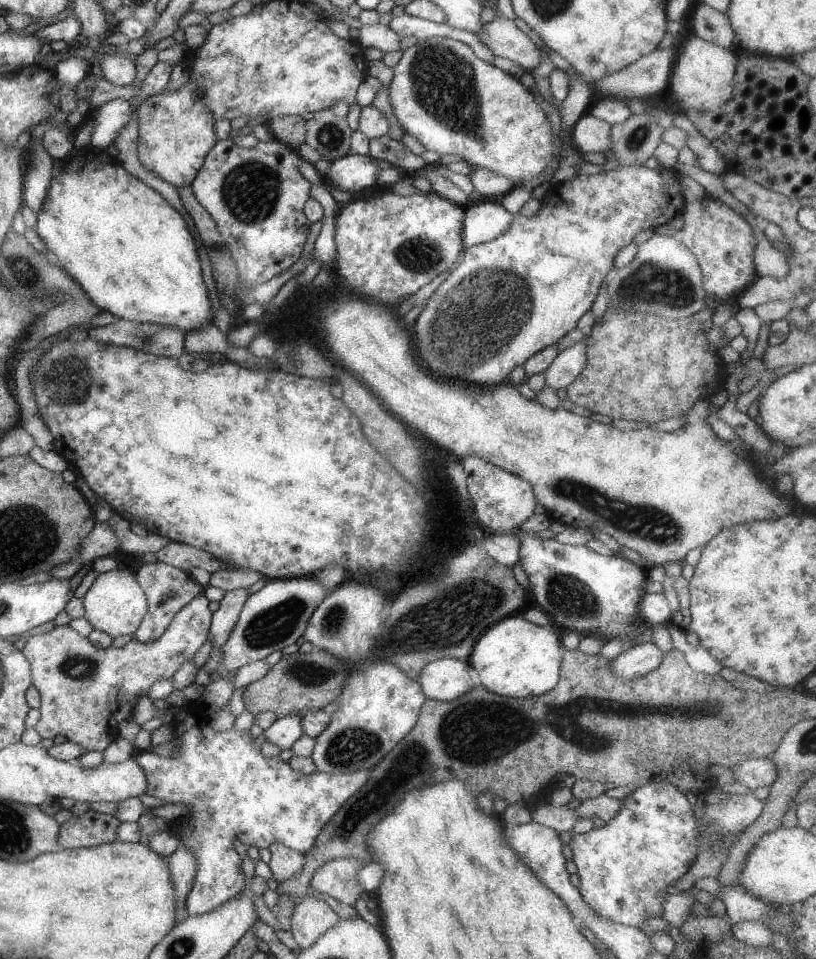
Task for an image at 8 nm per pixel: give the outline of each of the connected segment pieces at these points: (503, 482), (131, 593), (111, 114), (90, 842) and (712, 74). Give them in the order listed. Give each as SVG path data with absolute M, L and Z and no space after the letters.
M476 456L462 461L474 514L483 527L492 533L514 533L534 514L537 500L529 482Z
M112 569L99 574L83 598L85 617L94 629L107 632L114 639L134 634L148 610L148 600L137 576L126 569Z
M118 98L104 104L102 108L97 108L94 120L92 120L91 146L98 149L105 149L112 145L116 134L126 126L126 122L130 120L133 106L124 100Z
M89 809L83 814L72 817L60 825L58 845L72 850L80 847L95 847L116 841L116 830L120 820L107 813Z
M694 35L679 47L669 82L670 94L680 110L711 110L732 98L737 57L730 50Z

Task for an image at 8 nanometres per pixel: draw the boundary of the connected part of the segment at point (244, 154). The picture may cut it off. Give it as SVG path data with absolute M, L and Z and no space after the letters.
M229 137L214 143L191 184L194 196L214 218L226 248L236 261L242 288L256 288L258 284L268 282L301 258L311 225L304 214L304 205L311 197L312 188L312 184L298 170L302 160L298 150L282 144L276 138L268 142L259 141L253 148L243 148Z

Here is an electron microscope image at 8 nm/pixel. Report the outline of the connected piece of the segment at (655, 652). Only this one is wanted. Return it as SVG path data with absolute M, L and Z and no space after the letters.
M646 641L620 654L610 662L612 674L624 680L646 676L656 670L664 658L664 652L654 643Z

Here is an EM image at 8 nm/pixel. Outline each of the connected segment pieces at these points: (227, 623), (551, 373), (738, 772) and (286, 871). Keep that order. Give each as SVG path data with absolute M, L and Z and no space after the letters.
M247 588L226 591L224 598L220 601L220 607L211 618L208 640L210 640L212 648L222 650L224 644L228 642L248 596Z
M590 332L585 334L578 344L571 348L559 351L554 362L543 372L546 385L554 390L560 390L567 388L575 378L578 378L586 364L586 340L589 334Z
M772 757L748 759L733 768L736 782L748 786L750 790L760 786L771 786L777 779L777 764Z
M274 842L269 846L269 850L271 852L269 867L274 879L284 882L294 878L294 874L302 872L305 858L301 852L288 848L282 842Z

